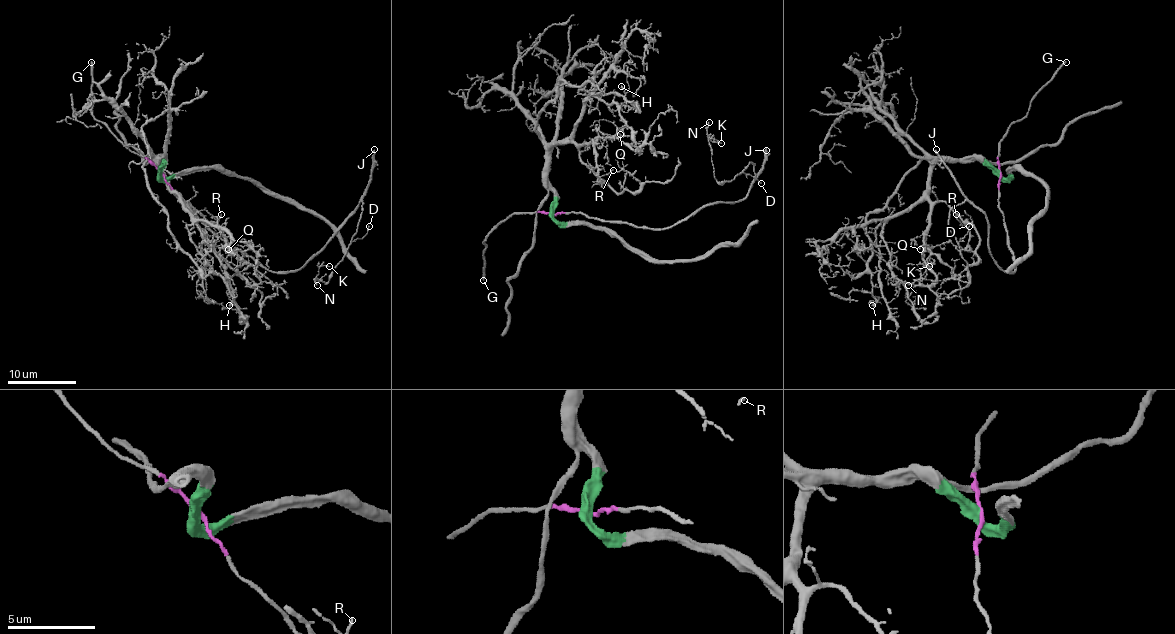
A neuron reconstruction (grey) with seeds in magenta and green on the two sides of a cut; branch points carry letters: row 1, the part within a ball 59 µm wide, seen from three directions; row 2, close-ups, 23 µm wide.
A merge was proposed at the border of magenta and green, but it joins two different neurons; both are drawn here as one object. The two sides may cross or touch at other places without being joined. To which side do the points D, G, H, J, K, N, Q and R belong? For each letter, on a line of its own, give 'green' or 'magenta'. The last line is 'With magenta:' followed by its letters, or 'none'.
D: magenta
G: magenta
H: green
J: magenta
K: magenta
N: magenta
Q: green
R: green
With magenta: D, G, J, K, N

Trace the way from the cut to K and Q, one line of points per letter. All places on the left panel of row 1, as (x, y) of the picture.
K: (160, 173), (220, 238), (275, 272), (302, 267), (362, 200), (347, 252), (328, 281), (316, 279), (330, 265)
Q: (160, 173), (160, 159), (155, 163), (162, 178), (191, 214), (195, 224), (215, 245), (229, 248)

